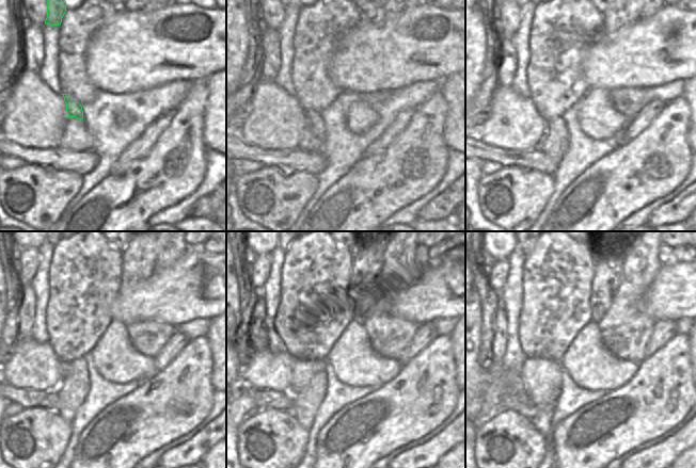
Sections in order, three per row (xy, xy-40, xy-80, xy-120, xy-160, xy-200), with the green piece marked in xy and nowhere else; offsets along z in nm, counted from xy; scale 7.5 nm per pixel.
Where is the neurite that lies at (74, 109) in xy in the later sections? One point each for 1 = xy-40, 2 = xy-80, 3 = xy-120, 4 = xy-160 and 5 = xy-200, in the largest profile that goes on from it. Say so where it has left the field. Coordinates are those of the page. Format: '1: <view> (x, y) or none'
1: xy-40 (315, 122)
2: xy-80 (556, 142)
3: xy-120 (73, 390)
4: xy-160 (305, 404)
5: xy-200 (541, 416)

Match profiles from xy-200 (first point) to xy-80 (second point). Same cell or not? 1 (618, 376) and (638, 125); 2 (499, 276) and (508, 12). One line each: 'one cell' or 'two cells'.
1: two cells
2: one cell

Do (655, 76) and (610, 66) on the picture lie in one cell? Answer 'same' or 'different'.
same

